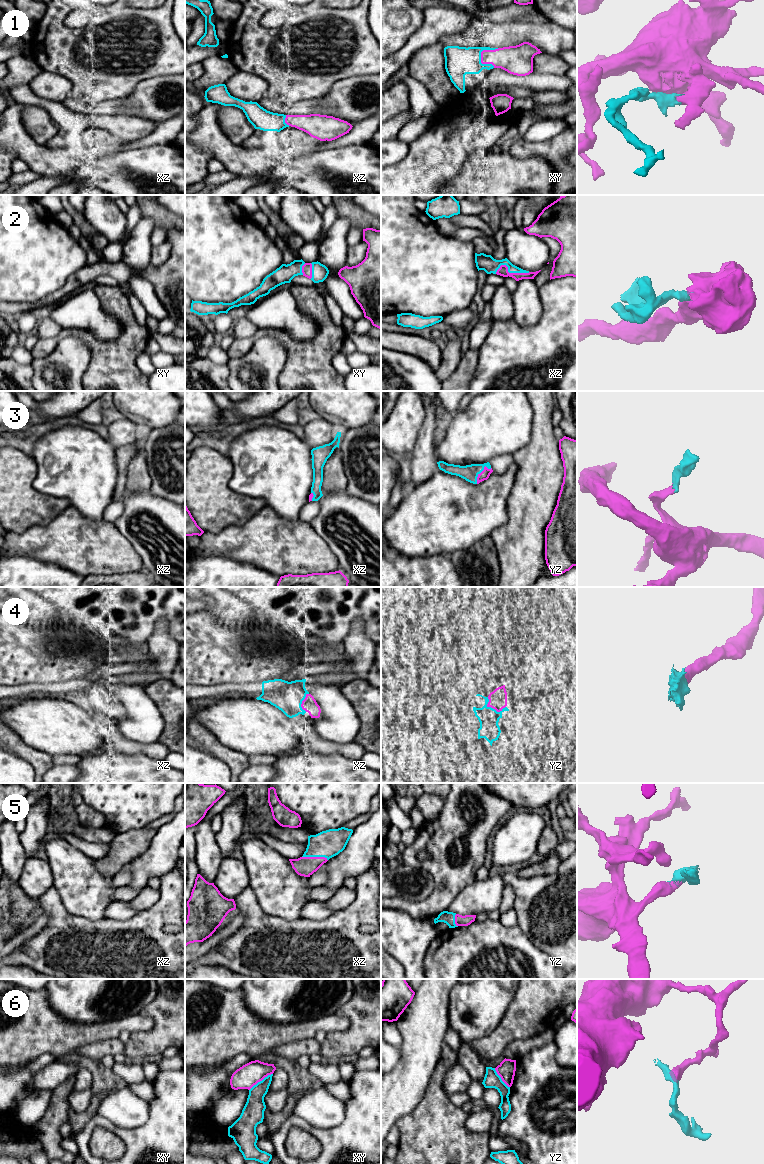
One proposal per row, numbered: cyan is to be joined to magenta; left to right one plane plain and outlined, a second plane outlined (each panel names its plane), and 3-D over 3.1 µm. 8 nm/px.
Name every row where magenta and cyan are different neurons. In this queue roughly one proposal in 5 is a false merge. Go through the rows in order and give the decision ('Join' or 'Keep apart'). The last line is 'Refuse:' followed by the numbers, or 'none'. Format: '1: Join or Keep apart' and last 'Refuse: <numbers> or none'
1: Join
2: Join
3: Join
4: Join
5: Join
6: Keep apart
Refuse: 6

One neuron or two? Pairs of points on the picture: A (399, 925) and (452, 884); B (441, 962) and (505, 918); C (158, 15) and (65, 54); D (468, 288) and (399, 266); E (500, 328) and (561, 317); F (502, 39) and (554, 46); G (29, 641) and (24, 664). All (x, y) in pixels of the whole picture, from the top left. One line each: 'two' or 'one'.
A: two
B: two
C: one
D: one
E: one
F: one
G: one

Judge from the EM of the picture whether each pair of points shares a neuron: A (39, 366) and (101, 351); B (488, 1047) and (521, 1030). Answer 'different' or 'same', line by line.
A: different
B: same

